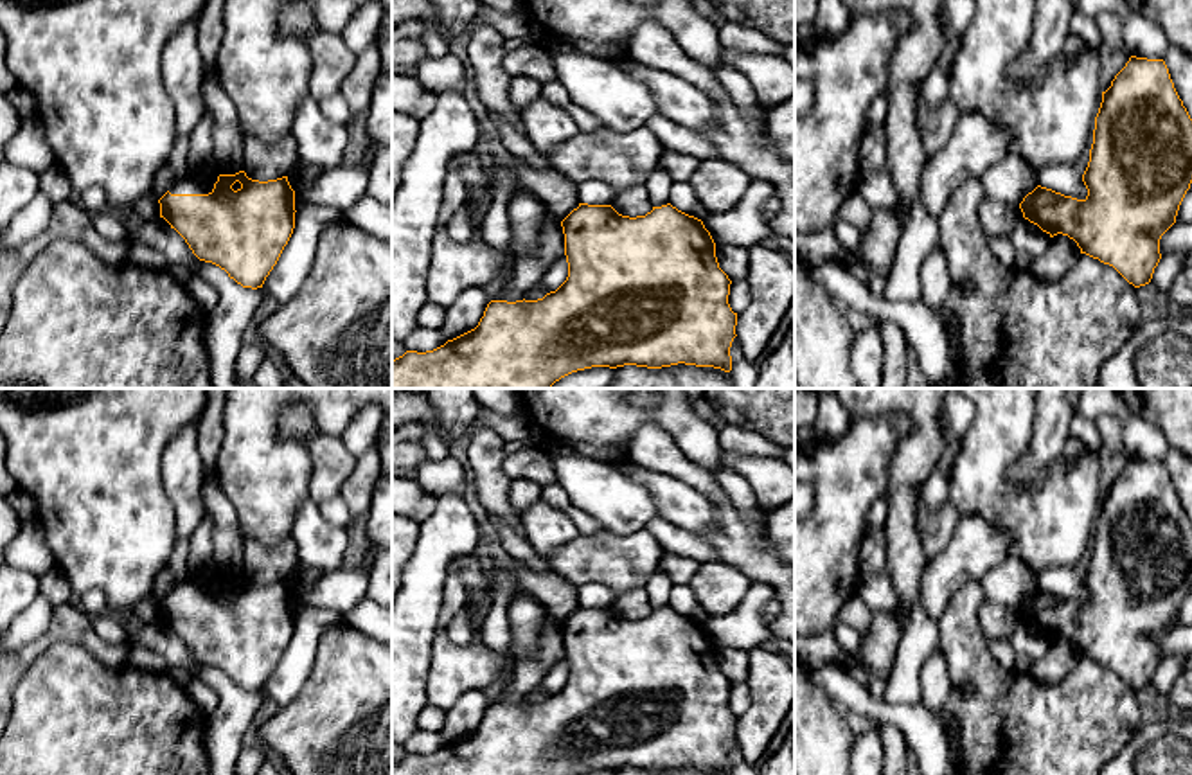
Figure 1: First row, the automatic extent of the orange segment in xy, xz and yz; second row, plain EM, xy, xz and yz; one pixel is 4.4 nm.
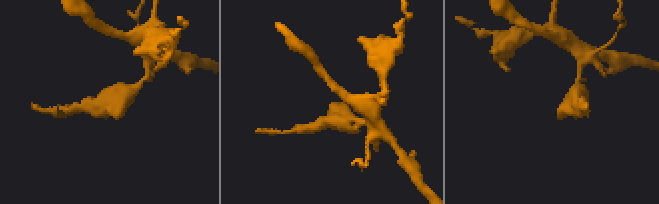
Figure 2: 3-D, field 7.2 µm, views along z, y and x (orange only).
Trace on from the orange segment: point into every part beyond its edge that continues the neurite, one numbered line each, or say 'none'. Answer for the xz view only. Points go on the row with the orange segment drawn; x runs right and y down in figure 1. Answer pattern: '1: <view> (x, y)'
none

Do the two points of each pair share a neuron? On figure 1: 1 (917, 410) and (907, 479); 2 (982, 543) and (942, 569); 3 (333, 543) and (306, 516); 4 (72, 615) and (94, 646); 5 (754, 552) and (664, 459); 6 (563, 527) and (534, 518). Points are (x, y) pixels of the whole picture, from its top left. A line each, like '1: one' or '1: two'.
1: one
2: one
3: one
4: one
5: one
6: one

